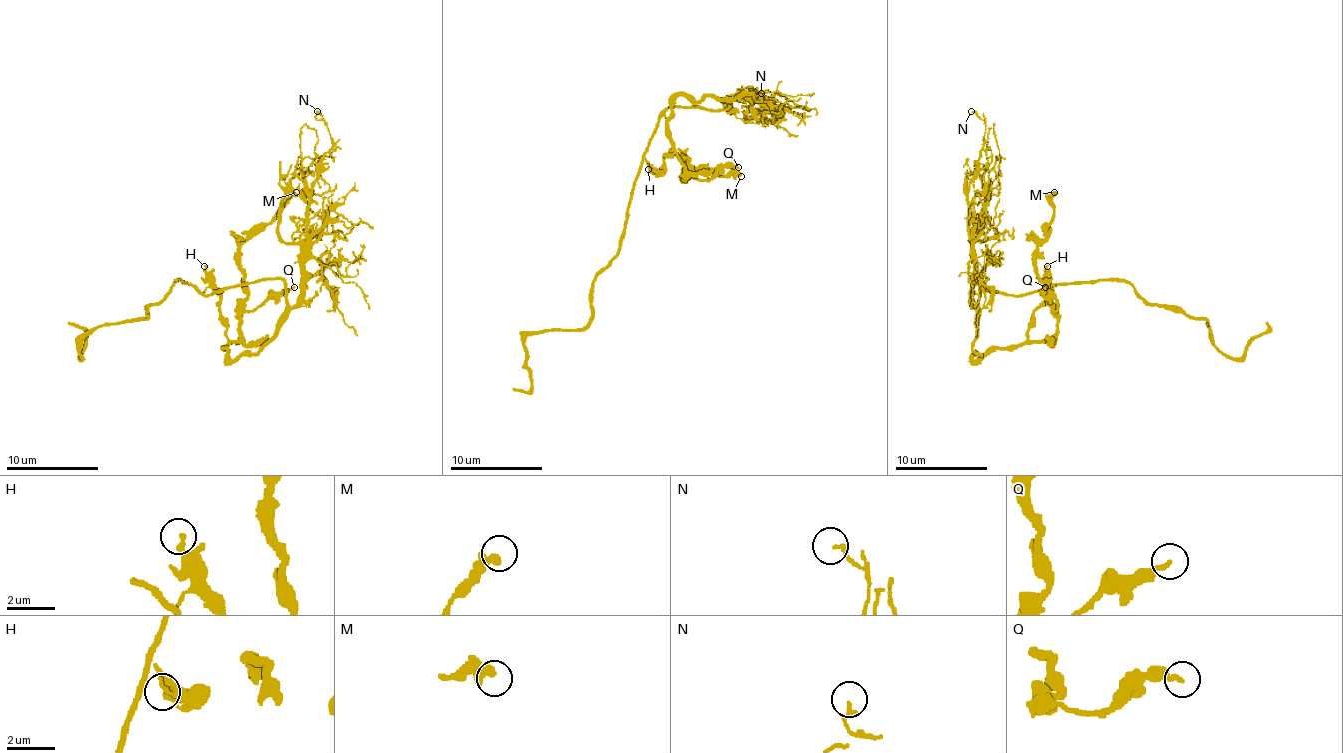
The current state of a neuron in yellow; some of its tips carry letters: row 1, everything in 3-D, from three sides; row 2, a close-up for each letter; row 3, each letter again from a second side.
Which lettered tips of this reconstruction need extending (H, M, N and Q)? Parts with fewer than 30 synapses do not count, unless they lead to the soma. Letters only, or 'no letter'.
no letter

